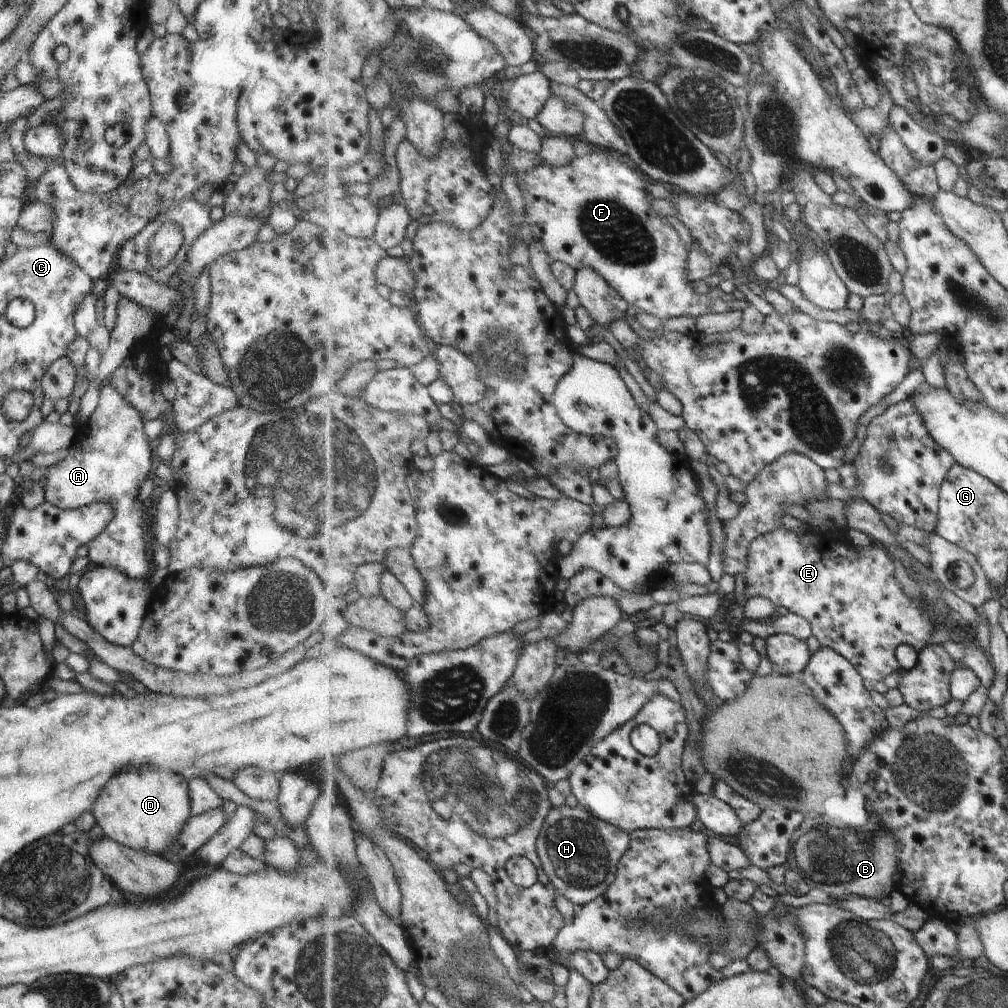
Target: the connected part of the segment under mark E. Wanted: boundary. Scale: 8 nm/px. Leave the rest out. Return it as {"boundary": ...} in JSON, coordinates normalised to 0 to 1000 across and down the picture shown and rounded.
{"boundary":[[[775,521],[772,525],[760,528],[758,531],[753,532],[753,534],[745,538],[743,541],[742,553],[743,562],[740,565],[739,577],[743,587],[740,588],[738,592],[743,595],[747,593],[746,587],[756,587],[757,591],[766,595],[767,599],[770,599],[771,602],[778,601],[783,607],[800,613],[806,619],[807,631],[814,636],[815,641],[826,644],[828,647],[836,650],[836,653],[839,653],[844,659],[847,659],[851,663],[852,669],[856,670],[856,673],[861,678],[871,675],[875,676],[876,673],[888,669],[890,665],[895,665],[894,659],[890,657],[890,651],[888,651],[888,645],[890,645],[894,639],[902,639],[902,641],[906,641],[913,647],[918,642],[922,641],[922,635],[924,635],[926,627],[929,626],[927,613],[916,605],[917,599],[914,596],[906,597],[906,595],[900,593],[900,589],[894,585],[894,579],[892,579],[890,573],[888,573],[888,554],[884,554],[883,548],[870,538],[864,537],[859,543],[852,543],[844,539],[839,529],[835,529],[835,532],[828,532],[828,529],[823,527],[815,530],[802,523],[798,529],[790,530],[785,526],[781,526],[779,521]]]}

